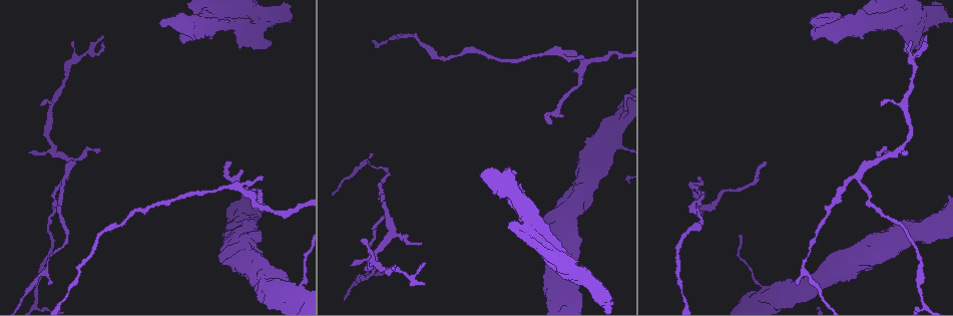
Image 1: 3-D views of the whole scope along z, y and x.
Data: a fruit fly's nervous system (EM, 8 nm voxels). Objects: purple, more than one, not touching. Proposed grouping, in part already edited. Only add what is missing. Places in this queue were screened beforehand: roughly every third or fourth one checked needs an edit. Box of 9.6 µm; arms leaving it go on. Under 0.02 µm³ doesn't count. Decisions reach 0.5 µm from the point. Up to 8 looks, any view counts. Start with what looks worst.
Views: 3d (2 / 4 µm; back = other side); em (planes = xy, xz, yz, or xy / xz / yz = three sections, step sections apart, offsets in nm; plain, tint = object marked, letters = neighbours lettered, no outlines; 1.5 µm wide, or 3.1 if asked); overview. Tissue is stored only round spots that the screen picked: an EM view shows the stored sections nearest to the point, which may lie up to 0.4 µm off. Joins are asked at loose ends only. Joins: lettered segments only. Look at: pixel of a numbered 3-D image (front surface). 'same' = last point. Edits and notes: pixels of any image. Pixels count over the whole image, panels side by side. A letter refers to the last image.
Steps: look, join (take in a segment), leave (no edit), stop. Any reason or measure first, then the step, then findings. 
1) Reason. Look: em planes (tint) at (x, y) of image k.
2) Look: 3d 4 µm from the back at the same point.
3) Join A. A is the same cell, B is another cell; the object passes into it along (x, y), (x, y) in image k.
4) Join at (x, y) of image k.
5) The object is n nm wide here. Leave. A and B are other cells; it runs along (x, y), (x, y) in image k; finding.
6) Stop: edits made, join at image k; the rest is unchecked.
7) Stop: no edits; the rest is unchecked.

Thin end. Look: em xy step 4 (tint) at (908, 152) of image 1.

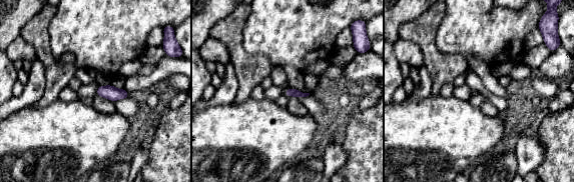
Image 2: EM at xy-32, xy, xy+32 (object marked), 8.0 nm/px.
Another direction. Look: em planes (letters) at the same point.

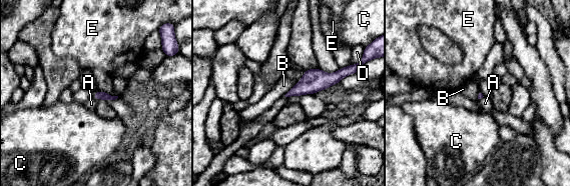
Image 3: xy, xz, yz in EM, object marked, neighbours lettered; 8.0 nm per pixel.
The longest contact is with B, 140 nm. Leave. A, B, C, D and E are other cells; none of them fits.

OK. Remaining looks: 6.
Tapers out. Look: 3d 4 µm at (262, 176) of image 1.

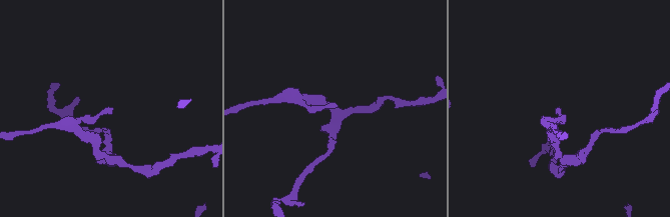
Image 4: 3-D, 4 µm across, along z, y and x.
Look: em planes (letters) at (111, 107) of image 4.

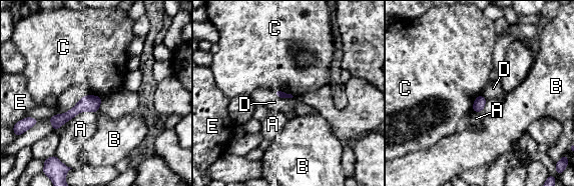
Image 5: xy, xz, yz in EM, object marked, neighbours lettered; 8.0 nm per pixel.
Leave. A, B, C, D and E are other cells; none of them fits.

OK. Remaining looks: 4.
Look: em planes (tint) at (74, 42) of image 1.

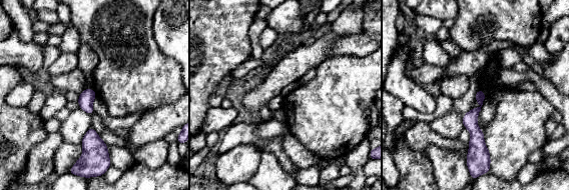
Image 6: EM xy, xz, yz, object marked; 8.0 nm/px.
Look: em planes (letters) at the same point.

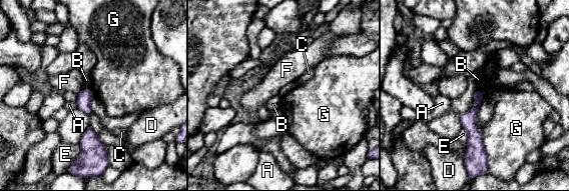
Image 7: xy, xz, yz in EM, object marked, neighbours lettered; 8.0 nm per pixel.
Leave. A, B, C, D, E, F and G are other cells; a border runs along (480, 131), (488, 163) in image 7; none of them fits.

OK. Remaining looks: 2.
Stop: no edits; the rest is unchecked.

